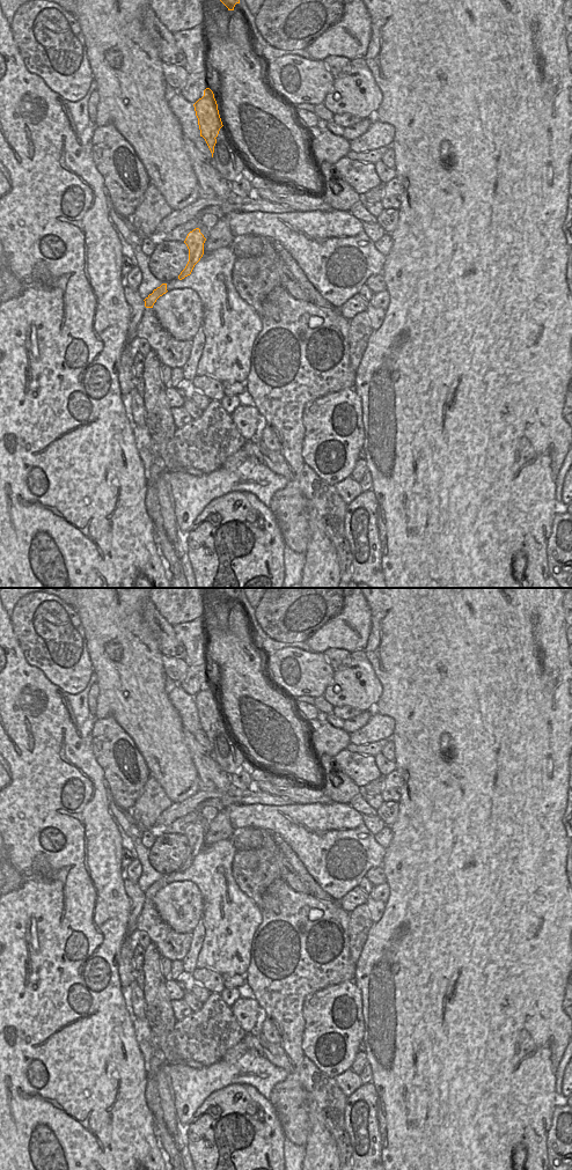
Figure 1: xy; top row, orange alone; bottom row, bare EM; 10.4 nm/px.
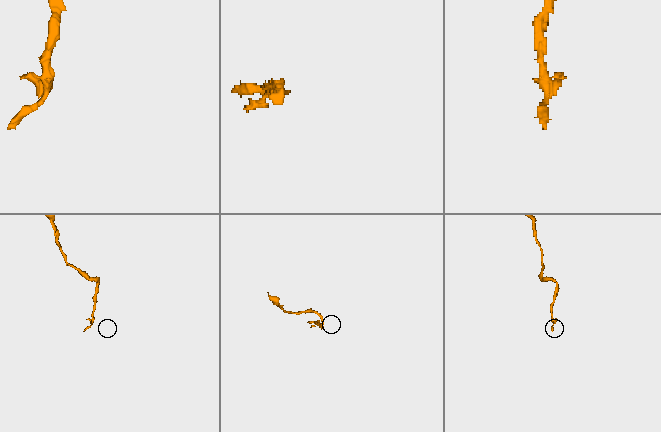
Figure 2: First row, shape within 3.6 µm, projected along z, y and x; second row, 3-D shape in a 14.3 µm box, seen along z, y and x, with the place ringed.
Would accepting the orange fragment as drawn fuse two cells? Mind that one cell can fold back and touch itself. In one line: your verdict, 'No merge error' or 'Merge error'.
Merge error.

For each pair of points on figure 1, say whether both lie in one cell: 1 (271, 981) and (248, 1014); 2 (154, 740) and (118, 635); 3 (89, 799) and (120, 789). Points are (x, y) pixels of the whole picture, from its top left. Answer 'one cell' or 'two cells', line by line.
1: two cells
2: one cell
3: two cells

